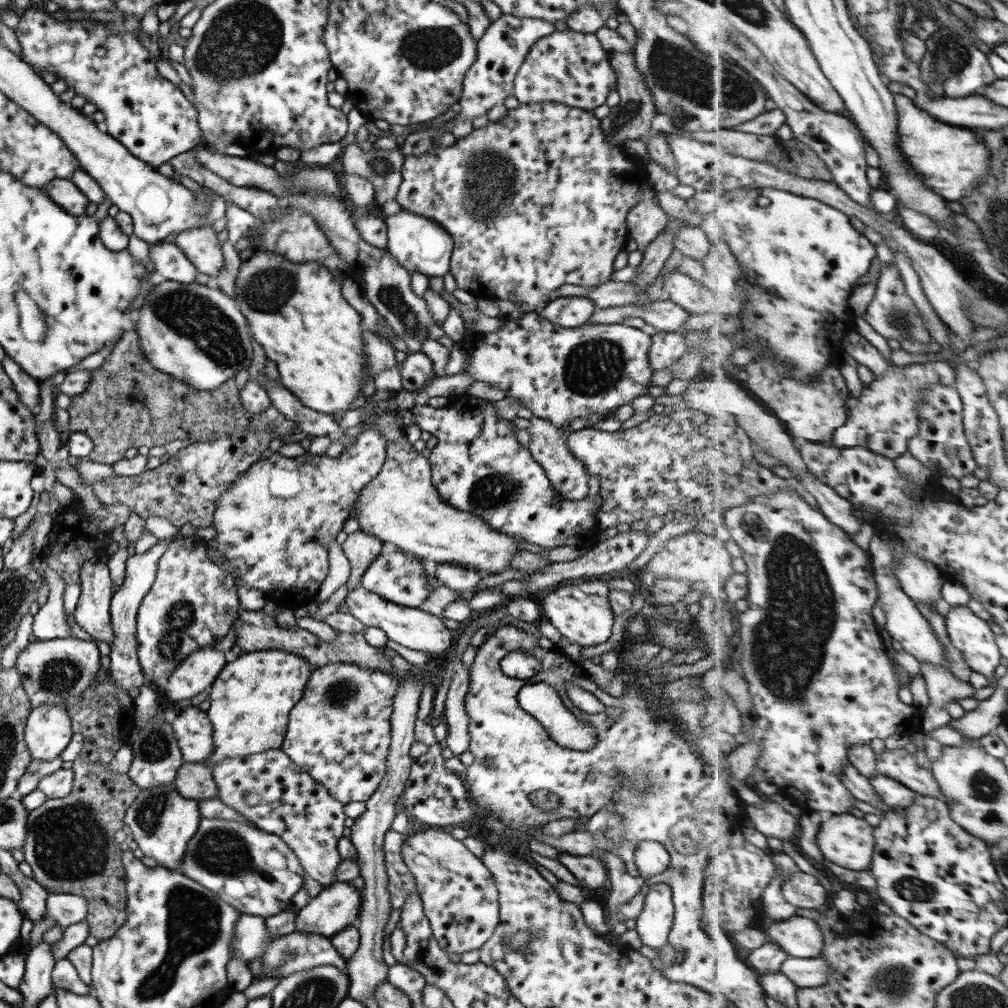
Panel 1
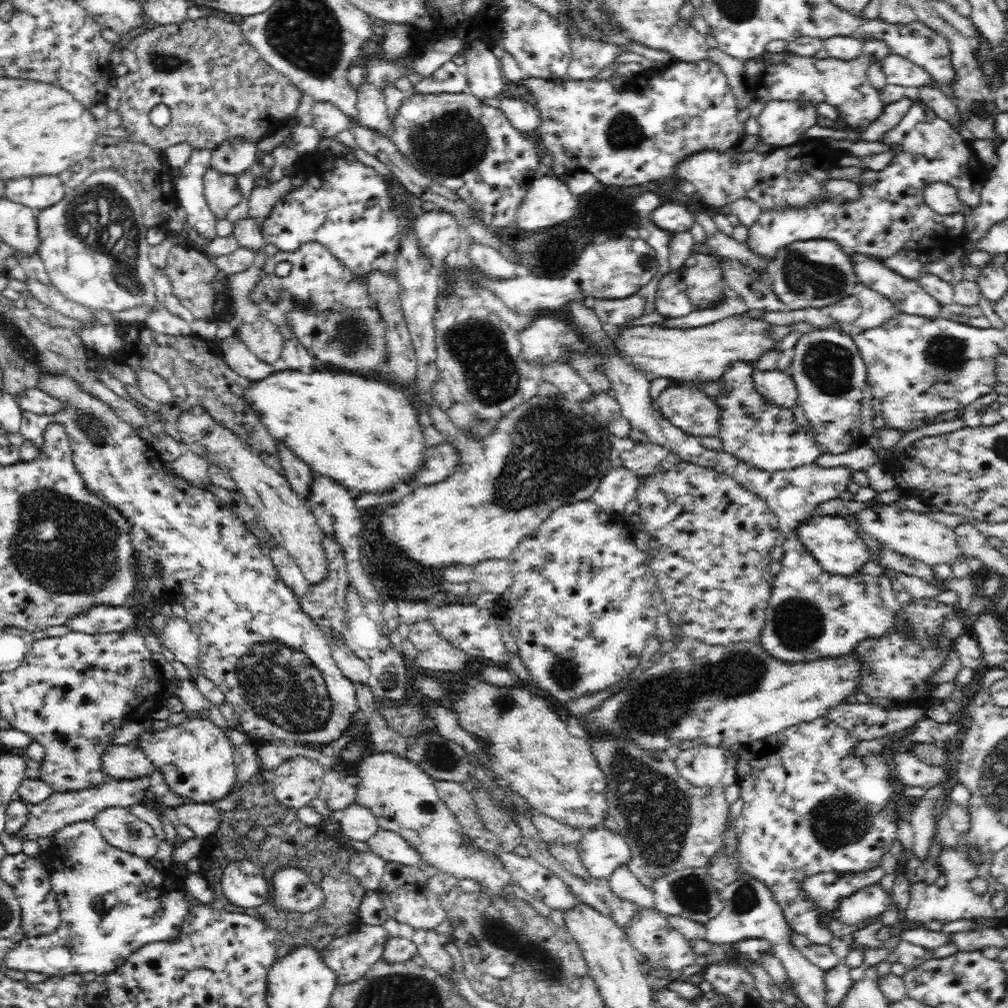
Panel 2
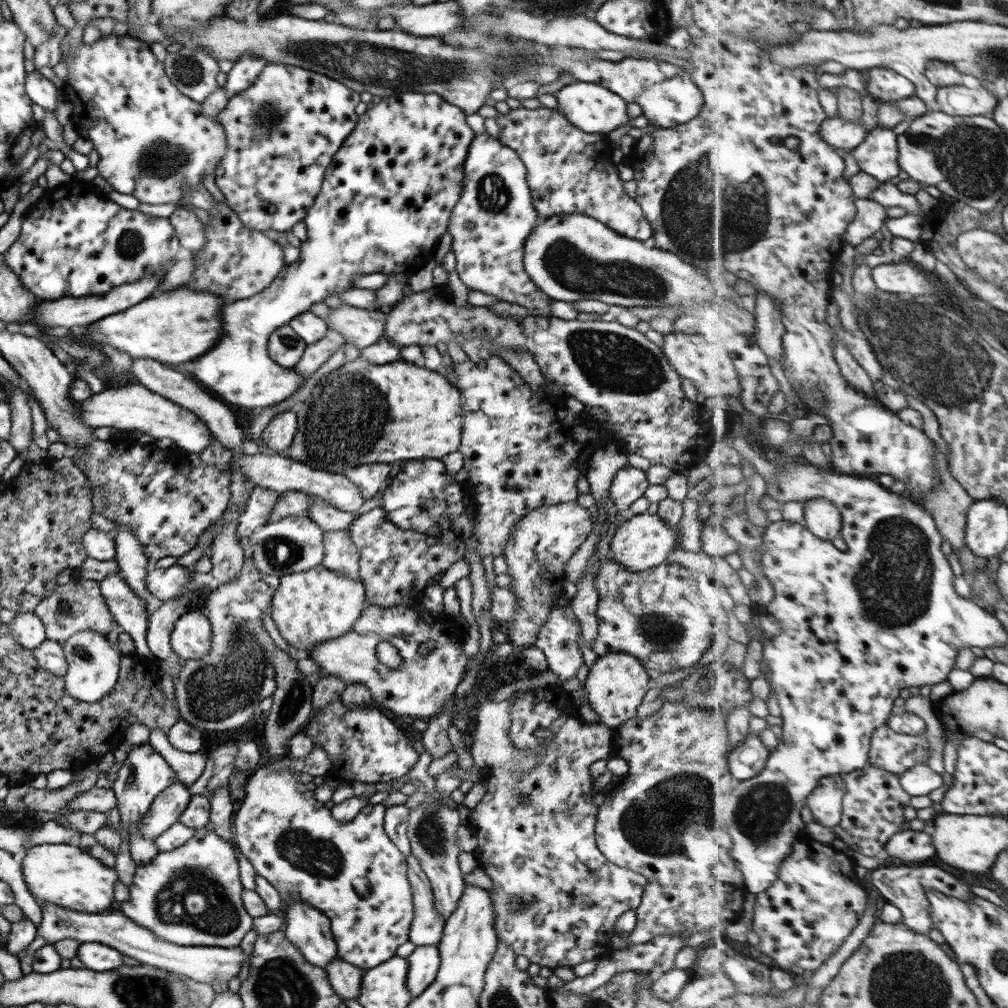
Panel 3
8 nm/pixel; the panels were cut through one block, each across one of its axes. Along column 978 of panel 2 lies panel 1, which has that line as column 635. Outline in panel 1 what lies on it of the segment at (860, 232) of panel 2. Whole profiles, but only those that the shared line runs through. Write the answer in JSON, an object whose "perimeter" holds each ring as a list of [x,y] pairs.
{"perimeter":[[[548,100],[522,102],[518,108],[508,110],[507,115],[500,121],[489,121],[486,127],[473,130],[466,138],[457,140],[452,146],[435,145],[420,156],[409,154],[405,157],[401,171],[402,182],[395,196],[396,202],[412,214],[437,221],[453,238],[449,272],[454,276],[457,288],[468,290],[478,299],[510,299],[525,313],[544,308],[545,304],[550,302],[549,294],[564,284],[597,287],[611,280],[616,254],[625,248],[630,237],[627,227],[628,211],[639,201],[639,190],[643,184],[650,183],[654,189],[647,174],[646,164],[638,162],[615,144],[610,144],[602,134],[601,120],[595,117],[592,111]]]}

